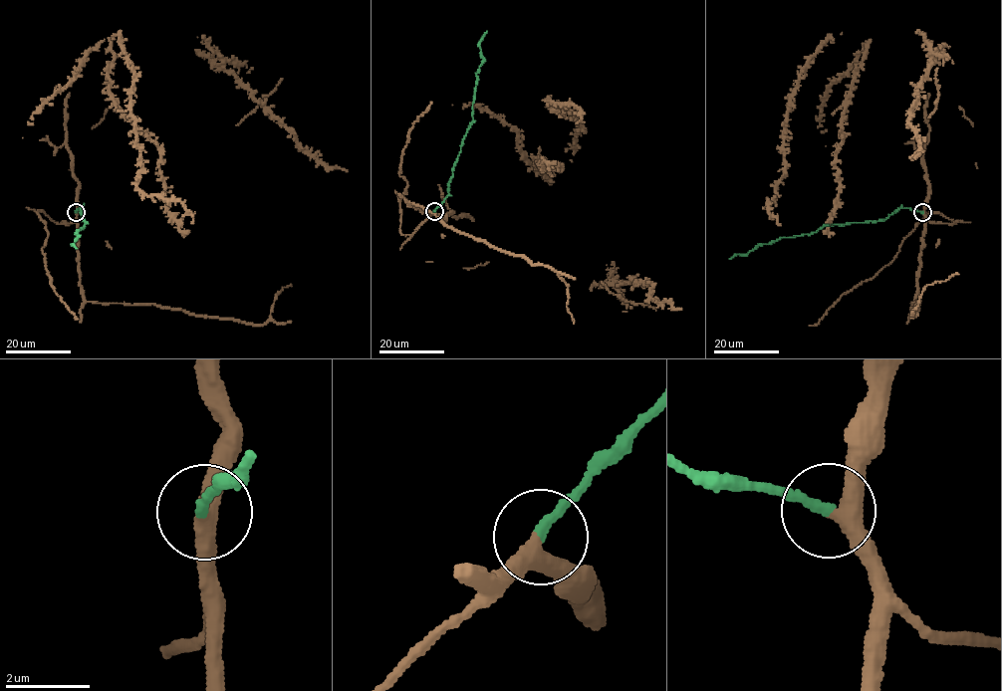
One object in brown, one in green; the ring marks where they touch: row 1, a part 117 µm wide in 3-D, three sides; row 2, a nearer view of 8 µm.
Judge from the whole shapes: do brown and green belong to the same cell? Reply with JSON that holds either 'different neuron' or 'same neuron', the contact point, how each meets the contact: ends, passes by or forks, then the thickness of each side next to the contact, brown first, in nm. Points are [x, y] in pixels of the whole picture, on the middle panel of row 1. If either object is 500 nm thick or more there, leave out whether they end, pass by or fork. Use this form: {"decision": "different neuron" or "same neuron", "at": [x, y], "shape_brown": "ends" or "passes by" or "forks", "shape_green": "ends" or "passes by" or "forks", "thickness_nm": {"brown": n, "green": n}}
{"decision": "same neuron", "at": [434, 211], "shape_brown": "passes by", "shape_green": "ends", "thickness_nm": {"brown": 400, "green": 240}}

